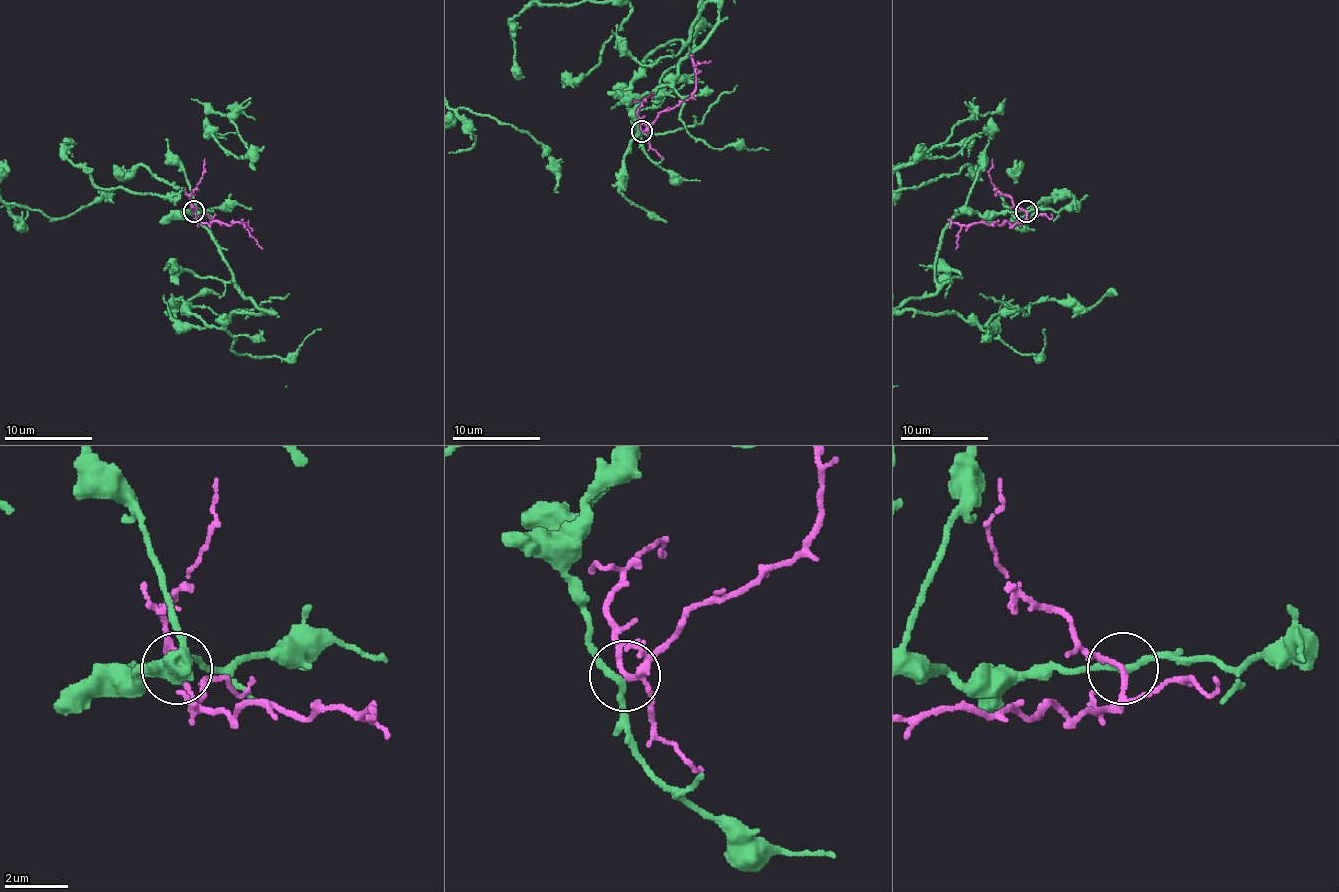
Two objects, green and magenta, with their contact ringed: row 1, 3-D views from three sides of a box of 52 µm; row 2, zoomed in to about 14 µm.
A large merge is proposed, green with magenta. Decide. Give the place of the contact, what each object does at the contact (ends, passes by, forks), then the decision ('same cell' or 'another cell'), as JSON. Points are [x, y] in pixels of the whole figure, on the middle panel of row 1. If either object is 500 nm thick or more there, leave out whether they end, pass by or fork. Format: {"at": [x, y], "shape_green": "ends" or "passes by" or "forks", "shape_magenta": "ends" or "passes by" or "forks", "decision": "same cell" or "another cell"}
{"at": [641, 131], "shape_green": "passes by", "shape_magenta": "forks", "decision": "another cell"}

